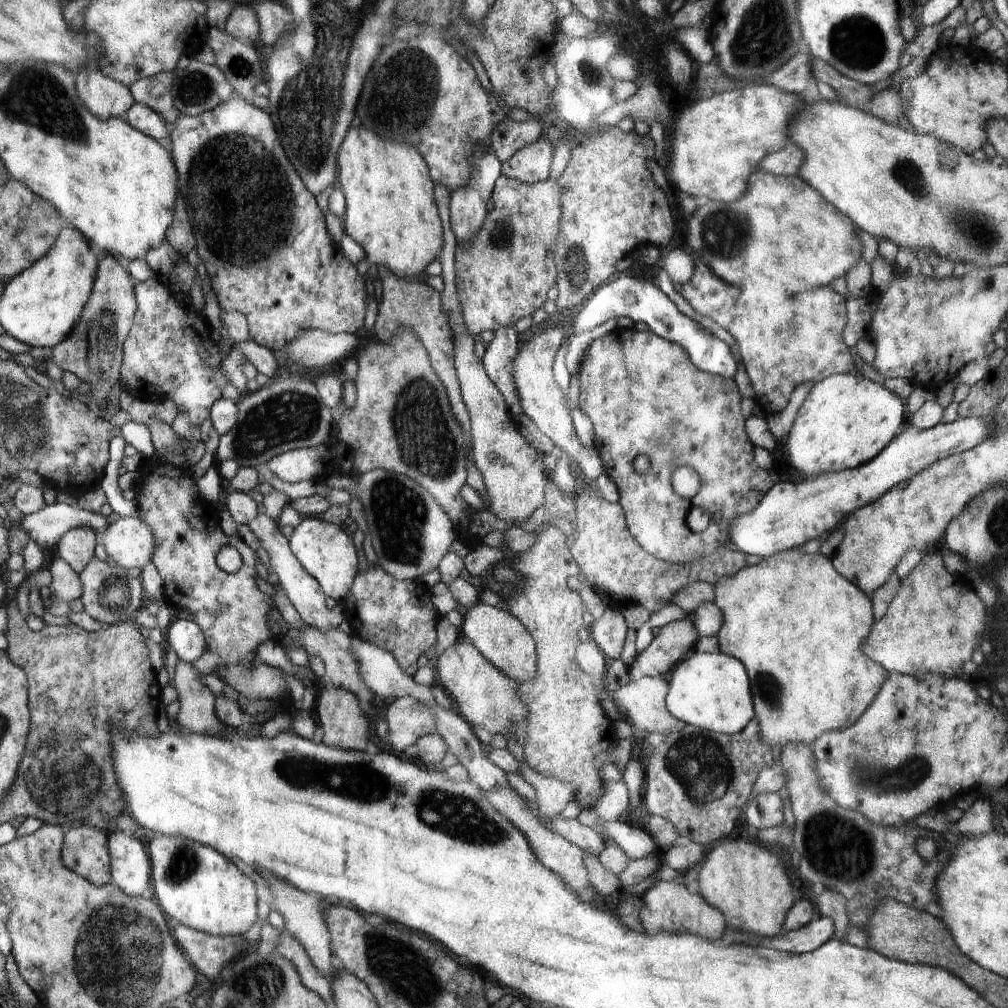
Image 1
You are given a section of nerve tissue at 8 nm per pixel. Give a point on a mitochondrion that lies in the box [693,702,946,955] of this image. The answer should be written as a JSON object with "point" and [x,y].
{"point":[837,848]}

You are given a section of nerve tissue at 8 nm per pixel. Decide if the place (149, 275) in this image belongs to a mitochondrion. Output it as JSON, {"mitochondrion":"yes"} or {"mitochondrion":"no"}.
{"mitochondrion":"no"}

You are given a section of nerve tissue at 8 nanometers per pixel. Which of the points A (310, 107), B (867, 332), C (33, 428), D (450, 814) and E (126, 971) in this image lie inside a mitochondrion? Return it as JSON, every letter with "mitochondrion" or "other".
{"A":"mitochondrion","B":"other","C":"mitochondrion","D":"mitochondrion","E":"mitochondrion"}

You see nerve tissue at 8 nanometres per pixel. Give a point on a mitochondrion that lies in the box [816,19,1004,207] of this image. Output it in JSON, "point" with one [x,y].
{"point":[906,172]}

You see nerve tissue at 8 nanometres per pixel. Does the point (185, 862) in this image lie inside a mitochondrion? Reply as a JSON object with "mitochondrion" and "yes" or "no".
{"mitochondrion":"yes"}

